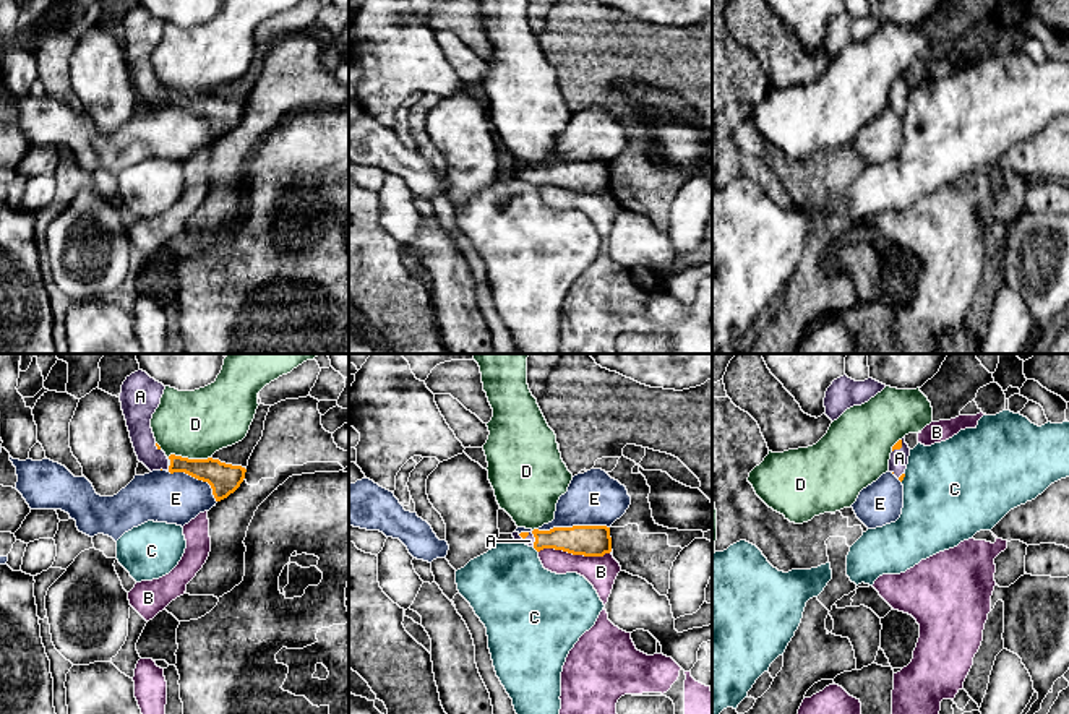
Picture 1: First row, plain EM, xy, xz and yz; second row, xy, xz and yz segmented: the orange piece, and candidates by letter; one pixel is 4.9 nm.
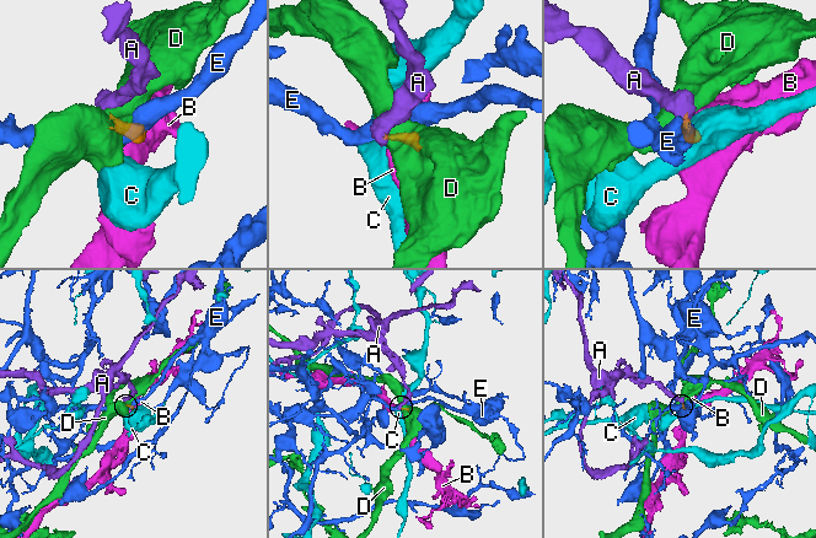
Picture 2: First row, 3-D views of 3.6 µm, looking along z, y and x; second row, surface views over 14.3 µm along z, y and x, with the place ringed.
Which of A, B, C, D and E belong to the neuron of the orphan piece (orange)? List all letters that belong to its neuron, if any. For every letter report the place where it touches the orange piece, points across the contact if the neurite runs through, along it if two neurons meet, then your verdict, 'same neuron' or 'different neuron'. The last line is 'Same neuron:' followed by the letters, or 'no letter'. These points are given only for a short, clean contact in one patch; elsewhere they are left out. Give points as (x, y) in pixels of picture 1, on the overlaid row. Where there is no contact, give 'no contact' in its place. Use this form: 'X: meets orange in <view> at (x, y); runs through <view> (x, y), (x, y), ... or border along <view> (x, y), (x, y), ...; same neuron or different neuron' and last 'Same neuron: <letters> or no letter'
A: meets orange in xz at (532, 533); runs through xz (579, 539), (539, 539), (532, 533), (529, 541); same neuron
B: meets orange in xz at (575, 554); border along xz (539, 550), (562, 549), (584, 555), (609, 554); different neuron
C: meets orange in xz at (536, 549); border along xz (532, 547), (537, 552); different neuron
D: meets orange in xy at (187, 458); border along xy (210, 456), (182, 458), (171, 455), (167, 458); different neuron
E: meets orange in xz at (573, 526); border along xz (609, 526), (553, 526), (537, 529); different neuron
Same neuron: A

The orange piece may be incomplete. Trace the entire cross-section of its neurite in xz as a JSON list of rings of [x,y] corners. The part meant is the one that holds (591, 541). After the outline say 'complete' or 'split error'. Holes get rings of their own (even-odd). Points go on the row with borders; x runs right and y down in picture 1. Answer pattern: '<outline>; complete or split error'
[[[573,526],[553,527],[550,531],[534,529],[530,532],[513,532],[516,542],[534,547],[563,550],[573,555],[603,557],[612,552],[610,527],[607,526]]]; split error

